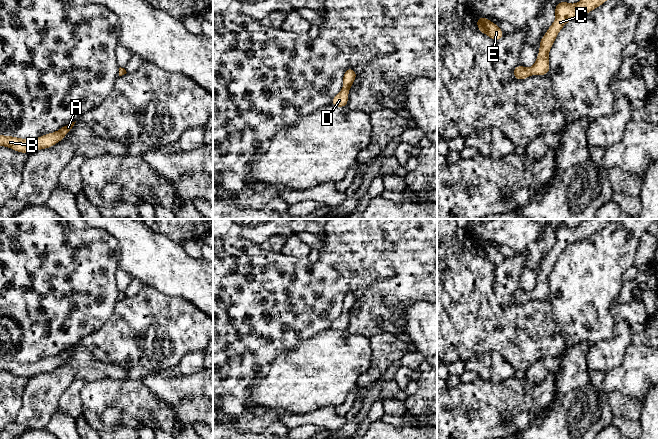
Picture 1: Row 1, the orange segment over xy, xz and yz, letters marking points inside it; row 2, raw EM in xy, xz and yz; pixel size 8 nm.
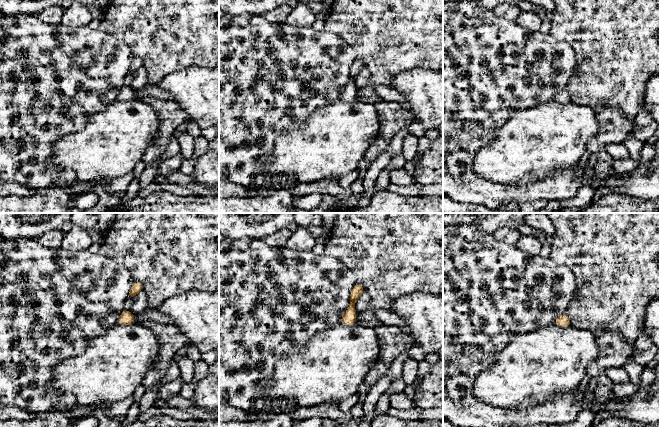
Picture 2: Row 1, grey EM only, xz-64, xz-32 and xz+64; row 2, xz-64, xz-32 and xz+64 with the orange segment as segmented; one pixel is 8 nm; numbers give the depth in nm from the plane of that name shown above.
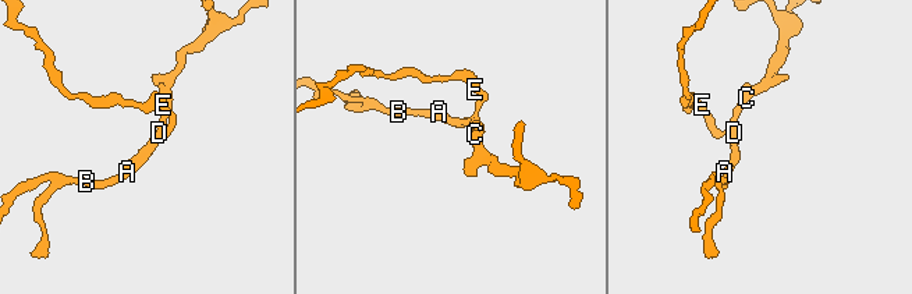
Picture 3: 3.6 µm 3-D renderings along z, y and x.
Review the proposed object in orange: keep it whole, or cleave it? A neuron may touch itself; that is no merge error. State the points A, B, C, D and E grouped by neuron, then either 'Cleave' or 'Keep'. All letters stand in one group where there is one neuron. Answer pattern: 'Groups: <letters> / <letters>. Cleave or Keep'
Groups: A B C D E. Keep

